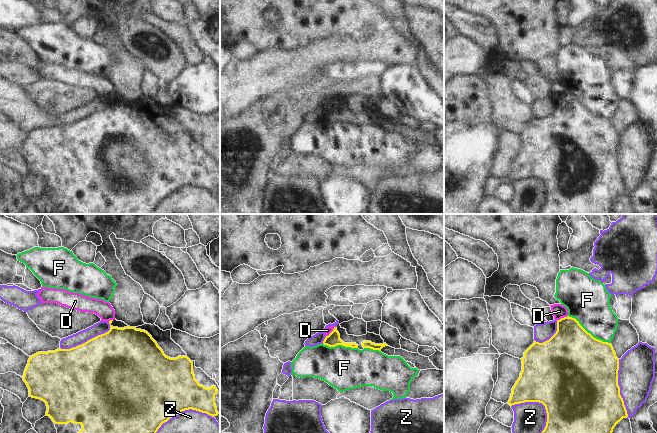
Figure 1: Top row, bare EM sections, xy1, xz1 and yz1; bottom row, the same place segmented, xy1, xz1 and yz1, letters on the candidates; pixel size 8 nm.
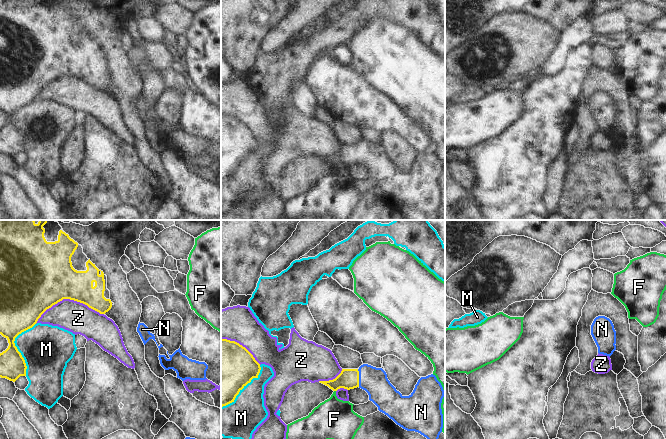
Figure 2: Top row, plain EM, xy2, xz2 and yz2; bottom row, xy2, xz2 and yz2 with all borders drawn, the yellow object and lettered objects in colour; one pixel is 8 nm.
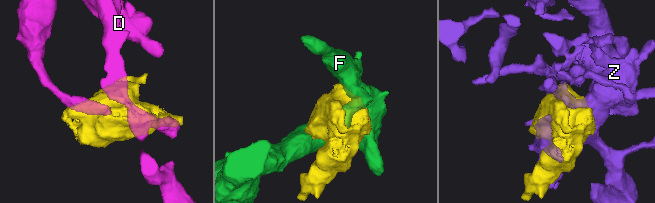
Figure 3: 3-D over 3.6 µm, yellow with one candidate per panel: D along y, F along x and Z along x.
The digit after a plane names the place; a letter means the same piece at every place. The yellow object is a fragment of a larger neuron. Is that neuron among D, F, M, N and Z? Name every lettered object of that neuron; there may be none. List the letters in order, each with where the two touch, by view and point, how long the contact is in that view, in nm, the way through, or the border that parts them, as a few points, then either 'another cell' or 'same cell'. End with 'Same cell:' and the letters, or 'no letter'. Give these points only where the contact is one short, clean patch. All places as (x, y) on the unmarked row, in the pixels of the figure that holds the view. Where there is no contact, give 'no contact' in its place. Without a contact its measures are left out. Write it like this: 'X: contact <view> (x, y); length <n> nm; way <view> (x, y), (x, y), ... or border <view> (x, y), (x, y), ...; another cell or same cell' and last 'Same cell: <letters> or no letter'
D: contact xz1 (332, 107); length 120 nm; border xz1 (336, 102), (326, 112); another cell
F: contact yz1 (589, 109); length 420 nm; another cell
M: contact xy2 (16, 123); length 440 nm; another cell
N: contact xz2 (358, 154); length 140 nm; way xz2 (348, 155), (358, 154), (370, 154), (374, 157); same cell
Z: contact xy2 (68, 74); length 550 nm; another cell
Same cell: N

